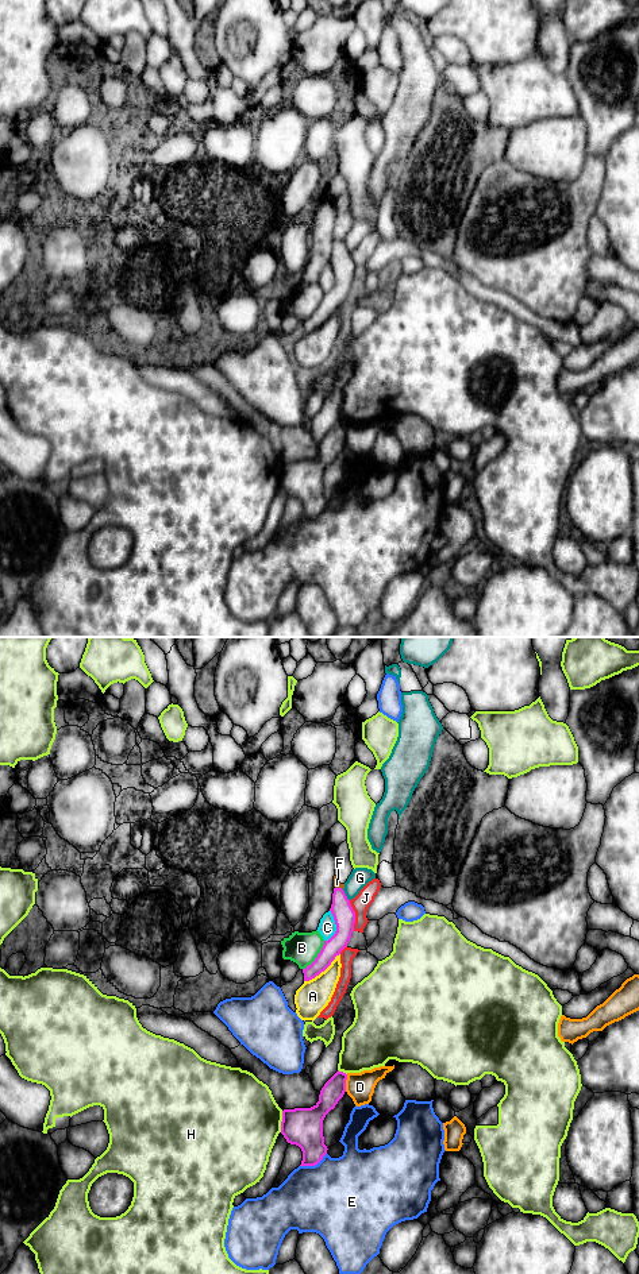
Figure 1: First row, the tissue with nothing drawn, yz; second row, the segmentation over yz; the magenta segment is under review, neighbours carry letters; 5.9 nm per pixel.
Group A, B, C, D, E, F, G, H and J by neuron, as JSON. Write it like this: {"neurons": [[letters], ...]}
{"neurons": [["A"], ["B"], ["C"], ["D"], ["E"], ["F"], ["G"], ["H"], ["J"]]}

